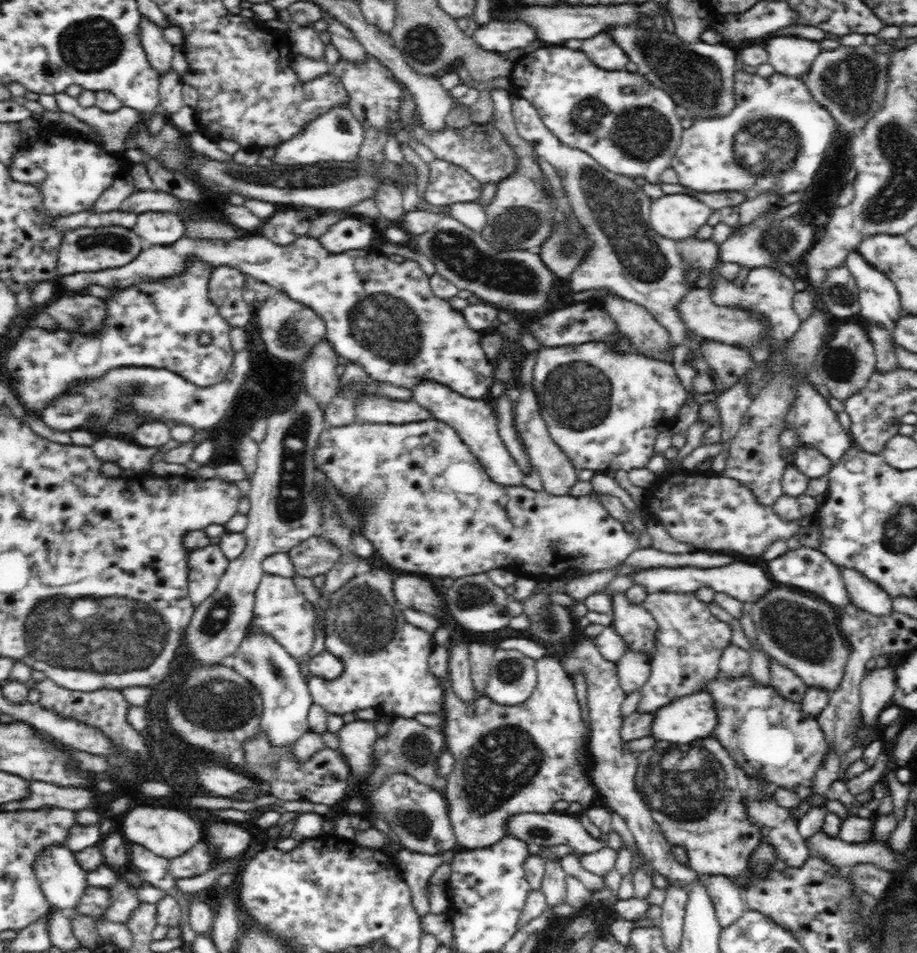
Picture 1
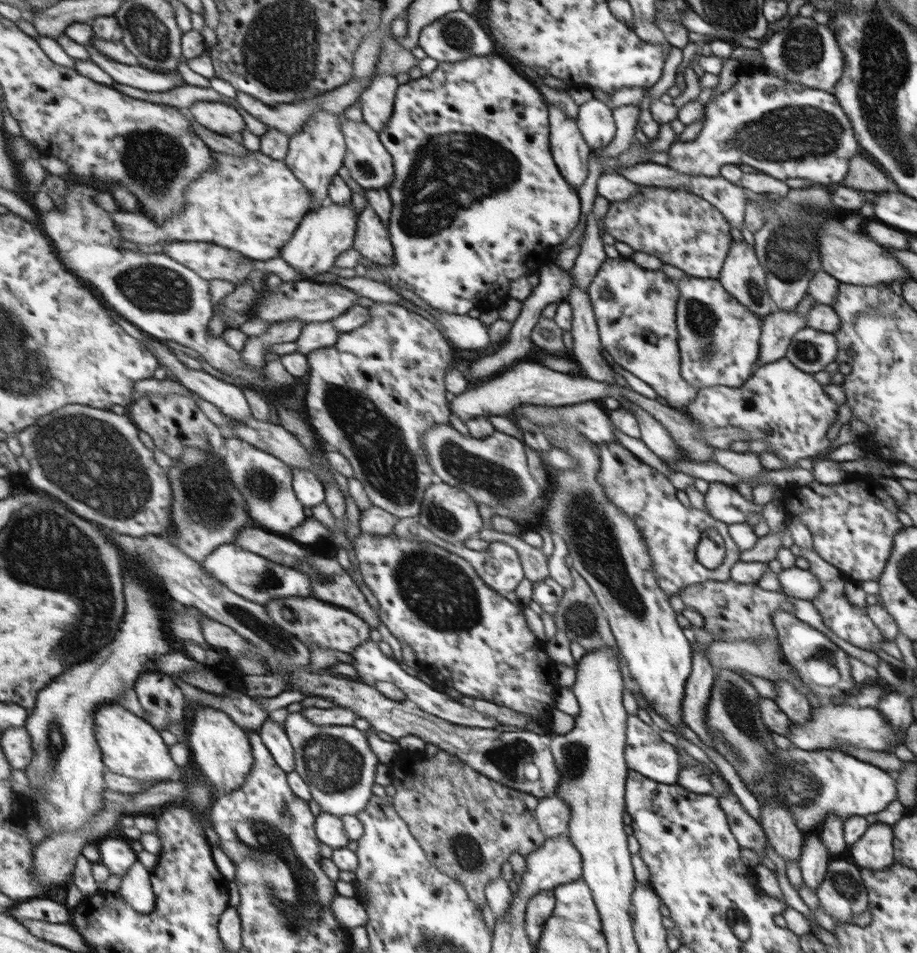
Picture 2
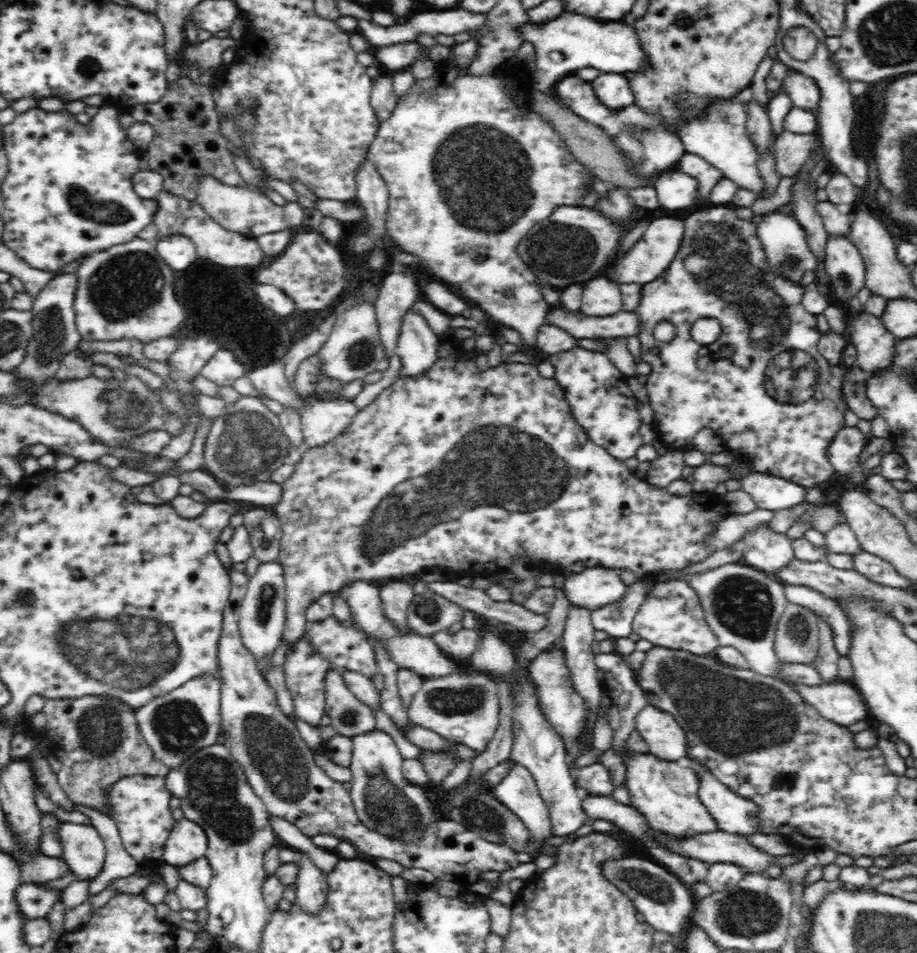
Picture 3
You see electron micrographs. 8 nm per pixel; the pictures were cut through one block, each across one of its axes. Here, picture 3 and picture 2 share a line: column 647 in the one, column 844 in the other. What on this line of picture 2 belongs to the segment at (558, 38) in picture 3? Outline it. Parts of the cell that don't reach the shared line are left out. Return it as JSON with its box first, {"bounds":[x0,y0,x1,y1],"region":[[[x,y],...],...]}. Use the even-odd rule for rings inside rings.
{"bounds":[759,15,844,92],"region":[[[796,15],[782,31],[775,32],[761,40],[759,50],[764,58],[763,67],[784,78],[816,90],[828,92],[843,76],[844,53],[836,41],[836,36],[827,24],[819,24],[812,17]]]}

